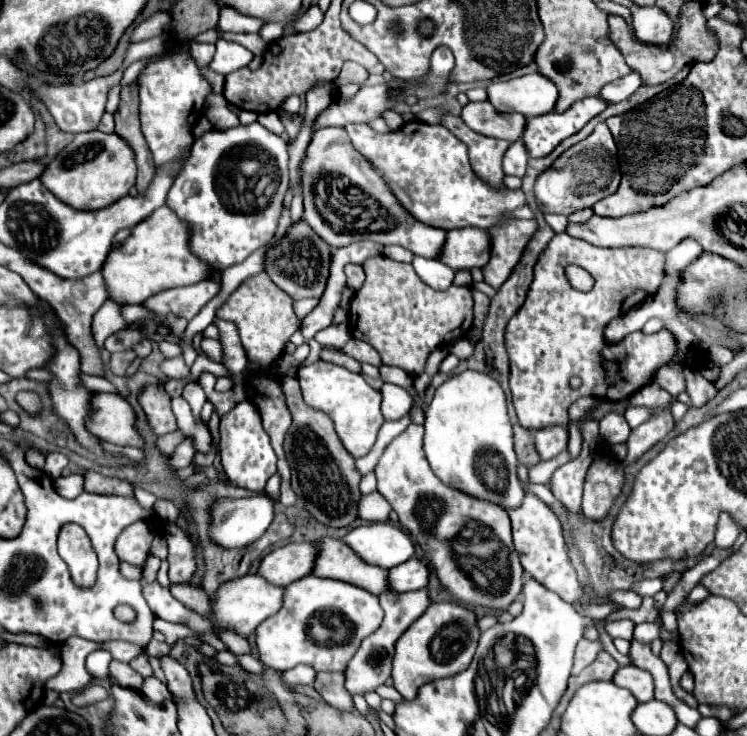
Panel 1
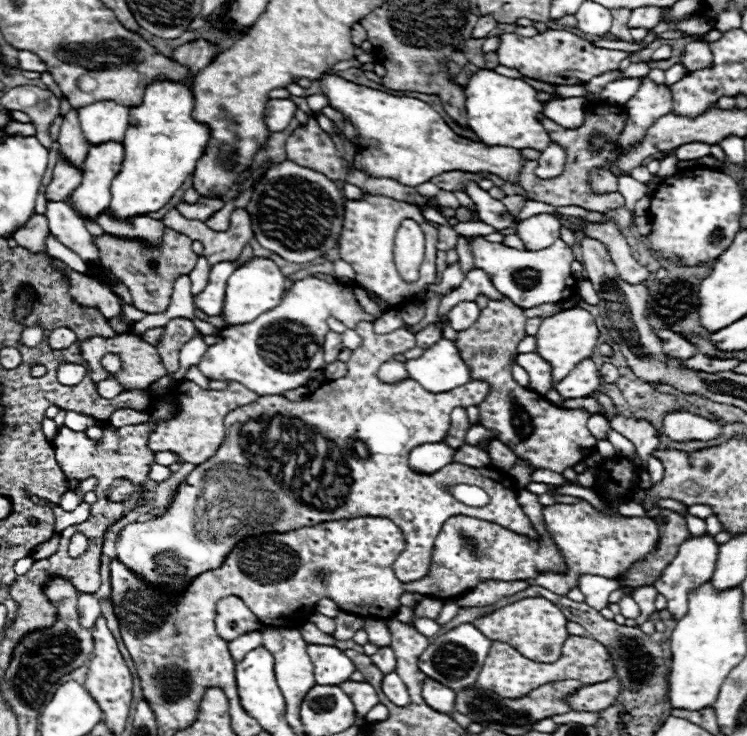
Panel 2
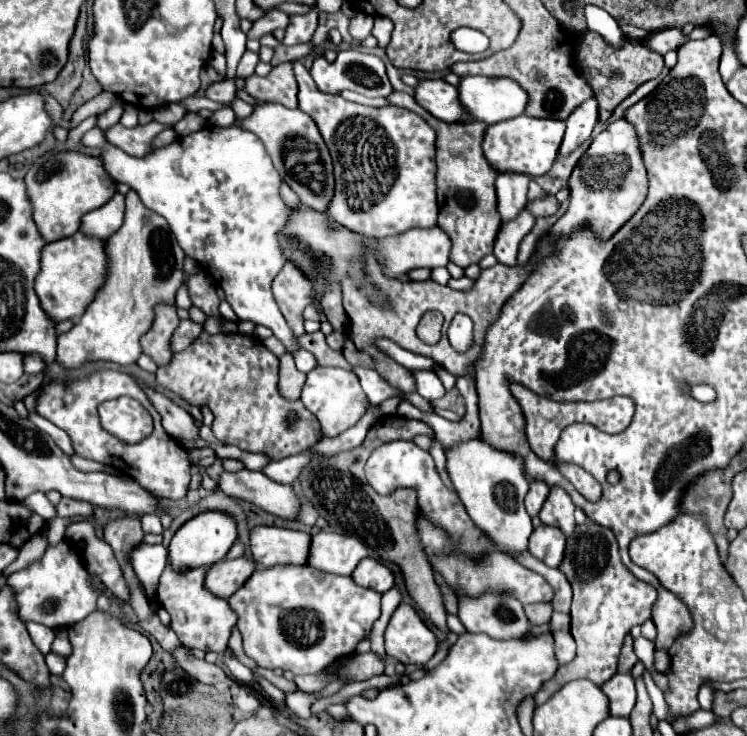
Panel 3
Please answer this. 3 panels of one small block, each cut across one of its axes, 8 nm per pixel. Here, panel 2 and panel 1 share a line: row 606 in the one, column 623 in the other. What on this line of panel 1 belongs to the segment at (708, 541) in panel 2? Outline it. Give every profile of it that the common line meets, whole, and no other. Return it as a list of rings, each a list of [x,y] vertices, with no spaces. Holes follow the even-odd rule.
[[[624,666],[614,674],[614,684],[630,690],[640,702],[654,698],[654,680],[652,674],[636,666]]]

